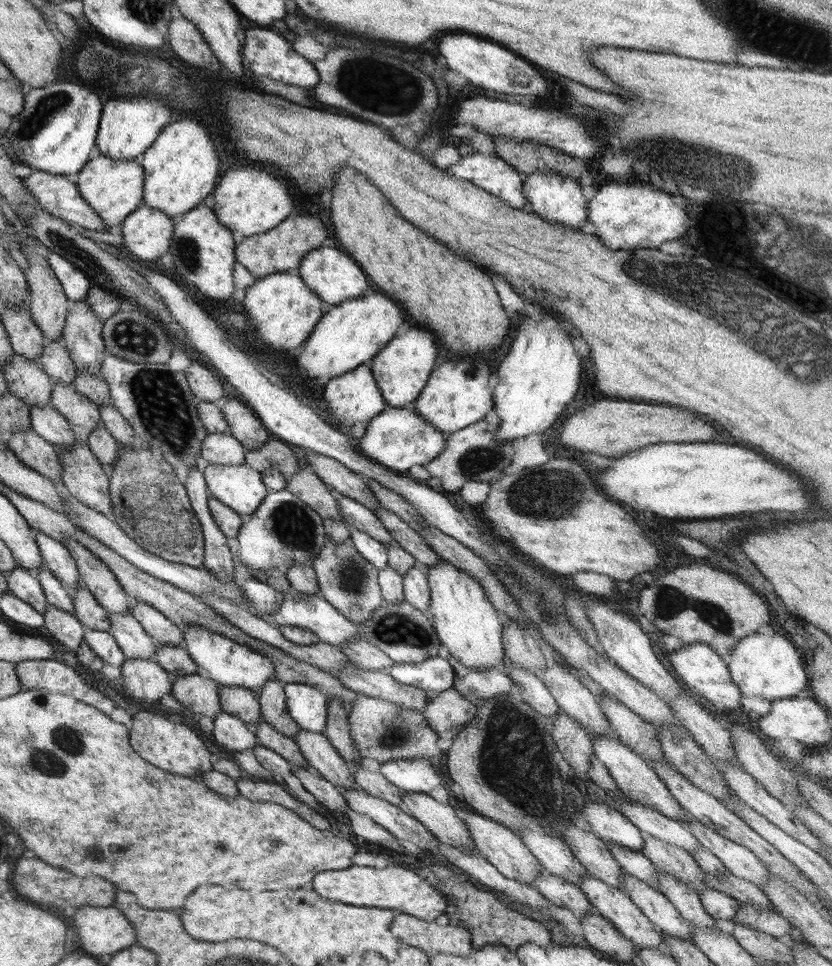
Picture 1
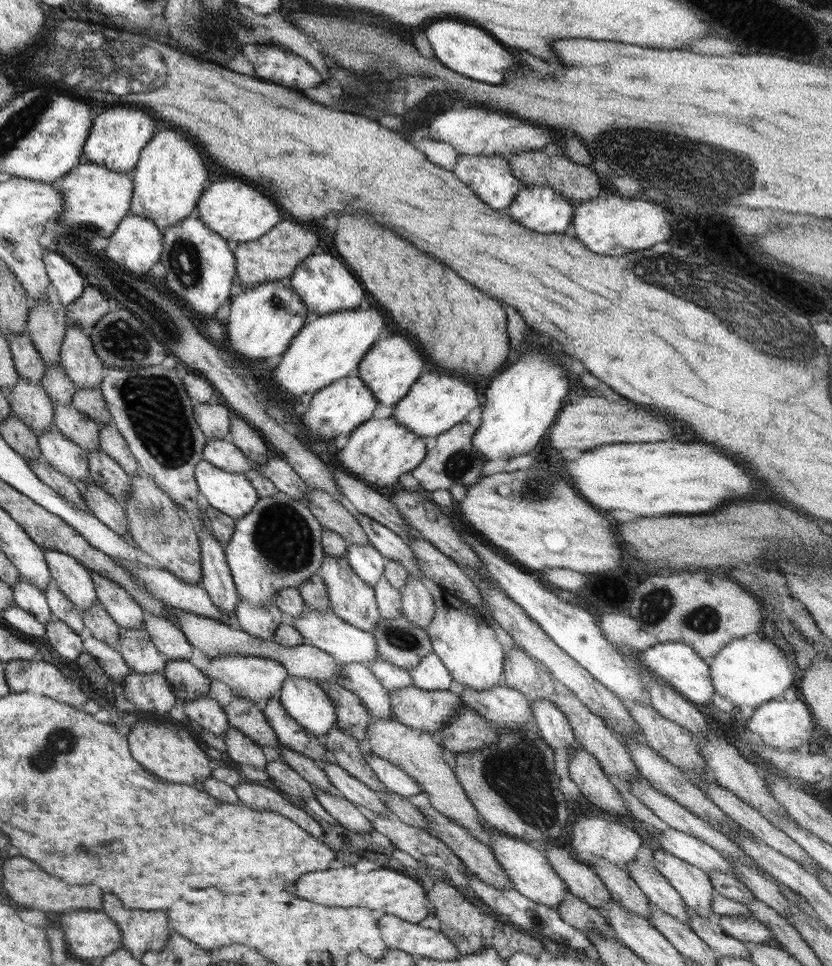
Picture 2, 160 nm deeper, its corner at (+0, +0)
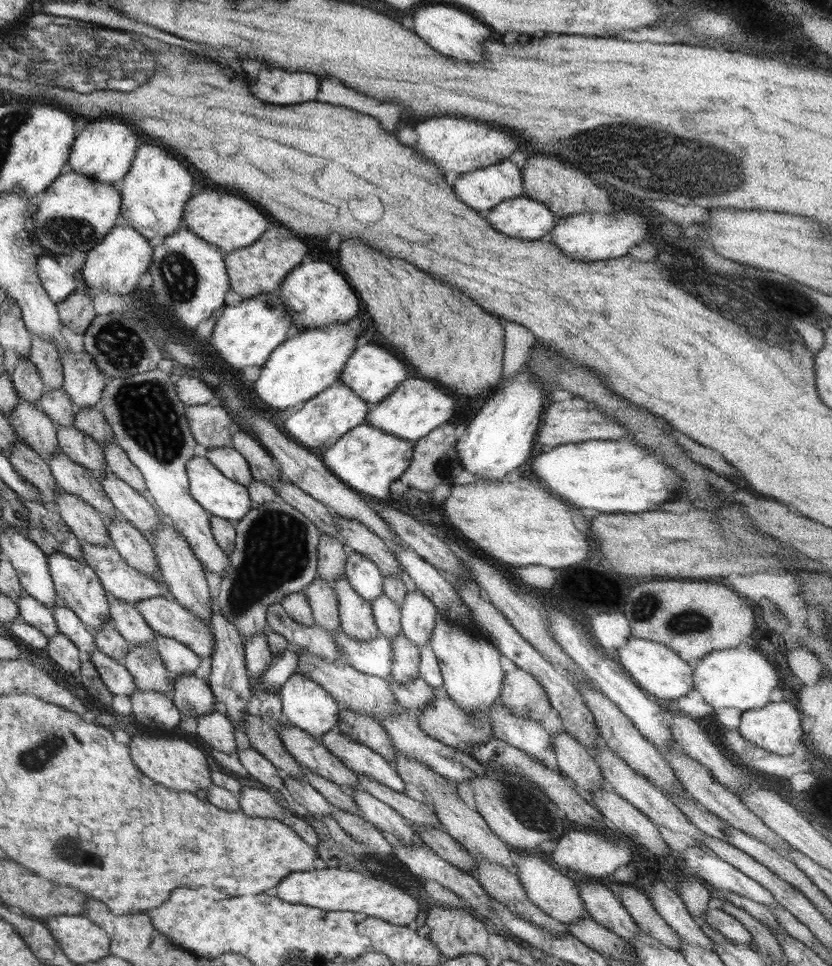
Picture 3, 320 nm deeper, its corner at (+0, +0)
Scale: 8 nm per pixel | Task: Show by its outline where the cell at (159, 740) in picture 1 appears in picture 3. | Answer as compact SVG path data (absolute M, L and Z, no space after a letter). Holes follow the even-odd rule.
M134 736L131 738L128 748L132 748L132 760L140 764L140 772L144 772L150 780L170 788L170 790L206 790L213 784L211 769L206 761L206 751L200 750L185 739L157 738L156 736Z

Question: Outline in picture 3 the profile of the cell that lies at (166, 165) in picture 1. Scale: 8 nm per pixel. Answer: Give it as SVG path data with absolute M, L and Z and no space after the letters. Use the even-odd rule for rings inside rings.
M146 144L139 146L131 170L118 184L122 196L122 212L118 224L128 224L151 241L170 236L182 229L184 205L194 194L194 176L186 164L180 164L162 148Z

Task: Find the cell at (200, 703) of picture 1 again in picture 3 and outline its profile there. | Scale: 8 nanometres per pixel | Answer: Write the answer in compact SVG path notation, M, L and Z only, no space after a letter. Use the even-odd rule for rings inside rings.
M216 710L210 714L203 714L197 717L198 726L196 734L205 744L213 750L220 750L226 754L237 752L234 741L234 724L232 720Z

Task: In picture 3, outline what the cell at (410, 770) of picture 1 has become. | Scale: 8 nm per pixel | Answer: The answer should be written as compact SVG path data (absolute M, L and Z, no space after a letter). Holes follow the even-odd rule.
M335 729L331 732L324 734L322 738L324 748L327 748L340 762L356 774L363 774L396 792L403 792L404 782L403 778L399 775L398 770L391 765L385 758L382 758L377 752L370 750L364 744L356 742L356 740L342 734L339 730Z

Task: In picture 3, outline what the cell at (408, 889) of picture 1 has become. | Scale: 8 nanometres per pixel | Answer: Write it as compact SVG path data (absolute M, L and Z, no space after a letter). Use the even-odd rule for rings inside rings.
M337 868L291 872L276 885L276 894L284 902L306 904L332 912L362 912L368 917L384 920L396 926L414 926L423 916L423 905L400 887L370 874Z

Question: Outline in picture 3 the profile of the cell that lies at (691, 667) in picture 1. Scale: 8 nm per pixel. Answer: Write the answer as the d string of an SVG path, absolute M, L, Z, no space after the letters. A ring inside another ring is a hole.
M630 637L628 642L611 653L617 662L631 676L631 679L647 694L653 694L659 701L668 705L680 696L686 696L693 689L692 673L694 667L684 662L671 648L644 640Z

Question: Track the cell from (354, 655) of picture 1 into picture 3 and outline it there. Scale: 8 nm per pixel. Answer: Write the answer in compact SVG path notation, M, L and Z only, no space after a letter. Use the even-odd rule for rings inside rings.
M391 676L386 680L397 698L397 703L402 708L418 712L426 708L435 699L436 688L420 677L408 682L395 682Z

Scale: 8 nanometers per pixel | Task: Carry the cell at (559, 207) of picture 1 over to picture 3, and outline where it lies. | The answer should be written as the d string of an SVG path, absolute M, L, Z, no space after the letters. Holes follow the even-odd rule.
M526 195L502 201L483 214L500 234L520 240L538 240L548 234L556 222L555 214L545 204Z

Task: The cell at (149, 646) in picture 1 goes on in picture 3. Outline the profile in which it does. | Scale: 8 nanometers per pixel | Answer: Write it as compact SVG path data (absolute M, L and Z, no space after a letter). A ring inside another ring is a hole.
M147 642L146 644L137 644L136 646L129 645L129 649L123 665L126 670L134 677L137 690L144 692L146 690L153 690L162 694L168 694L175 685L176 676L170 672L163 663L161 656L156 650L154 642Z

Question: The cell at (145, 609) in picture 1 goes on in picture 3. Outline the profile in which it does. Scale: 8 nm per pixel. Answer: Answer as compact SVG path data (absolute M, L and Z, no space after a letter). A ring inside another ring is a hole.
M158 634L154 644L166 668L175 676L194 673L200 666L201 657L177 640Z

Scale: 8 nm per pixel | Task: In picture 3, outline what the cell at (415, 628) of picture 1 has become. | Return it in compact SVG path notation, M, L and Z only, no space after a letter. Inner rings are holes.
M399 632L392 641L393 661L391 678L395 682L416 680L419 676L420 646L410 642L403 632Z

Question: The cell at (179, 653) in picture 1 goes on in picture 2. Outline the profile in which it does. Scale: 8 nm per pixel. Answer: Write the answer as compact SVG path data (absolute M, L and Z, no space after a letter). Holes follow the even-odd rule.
M168 660L163 672L180 701L209 694L211 680L188 660Z

